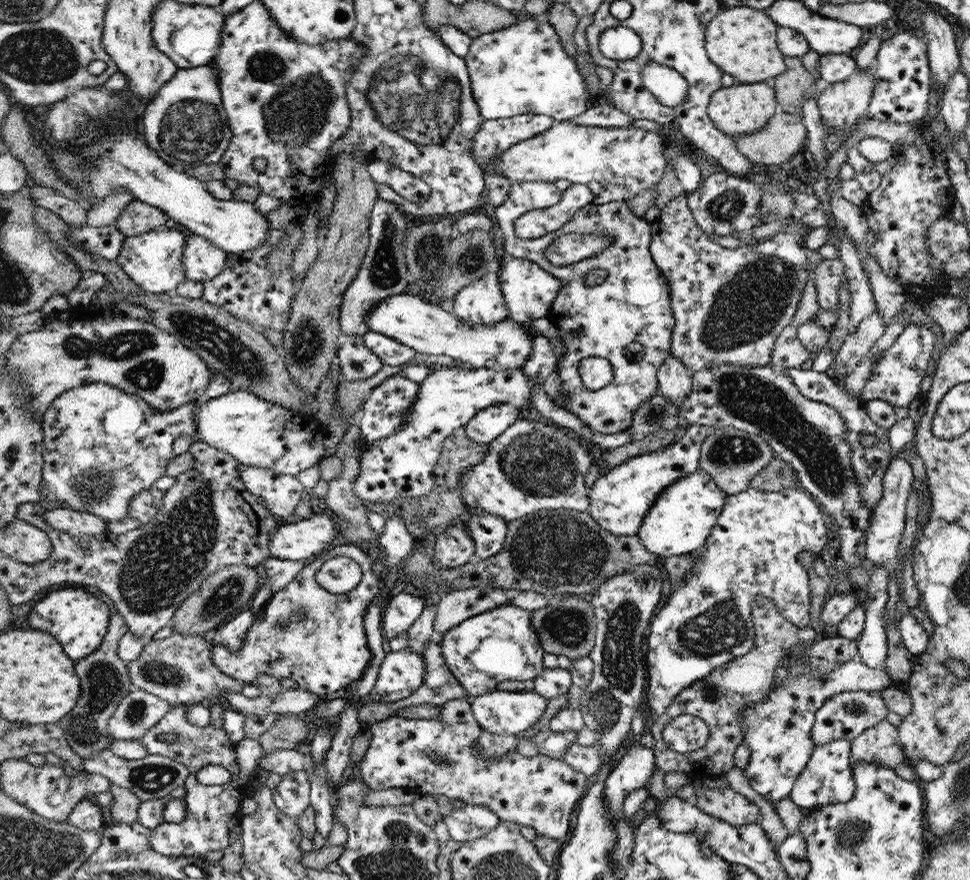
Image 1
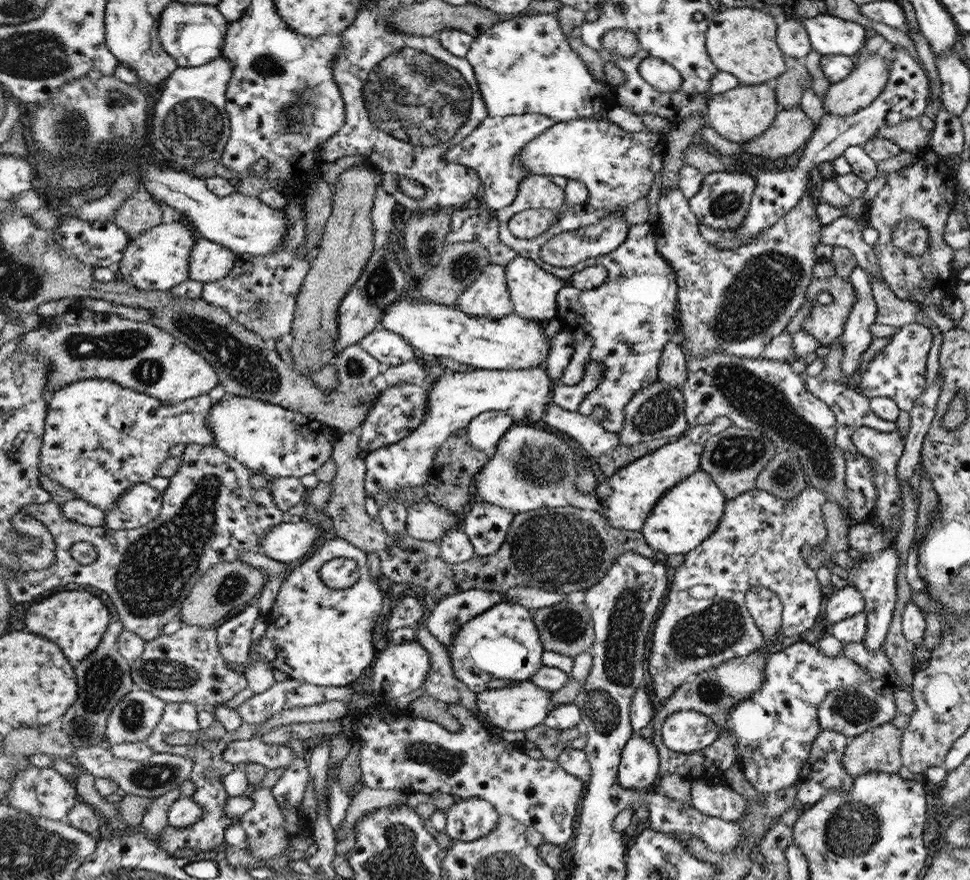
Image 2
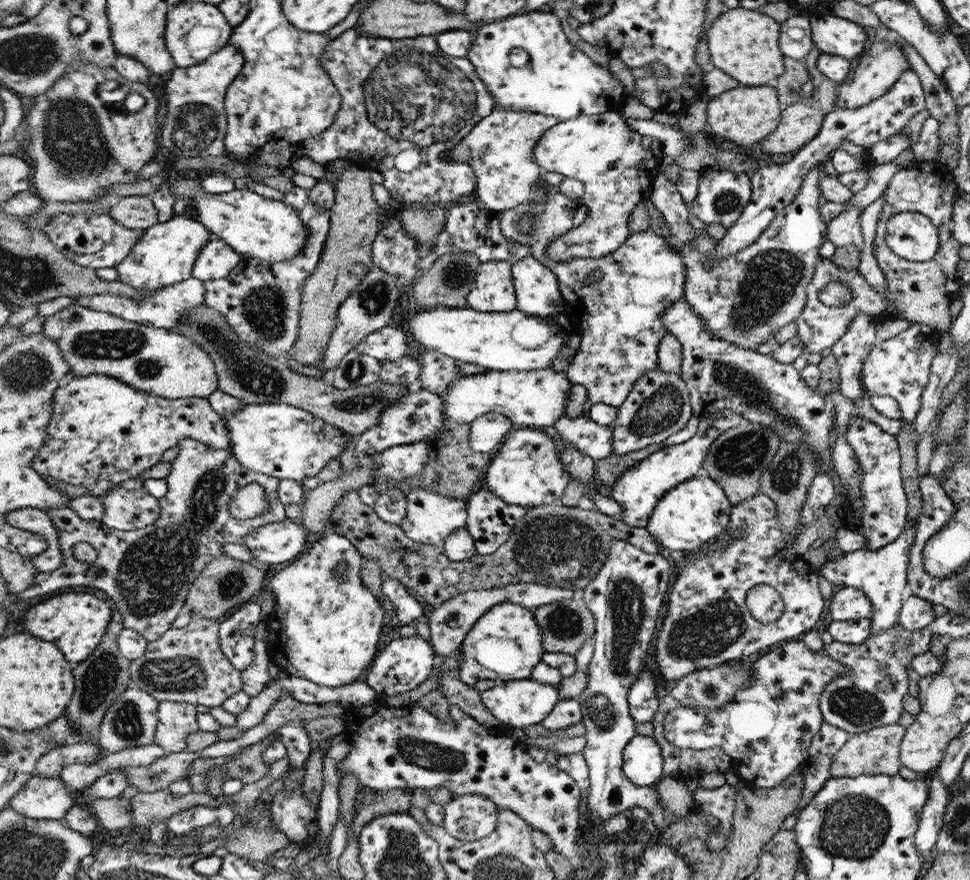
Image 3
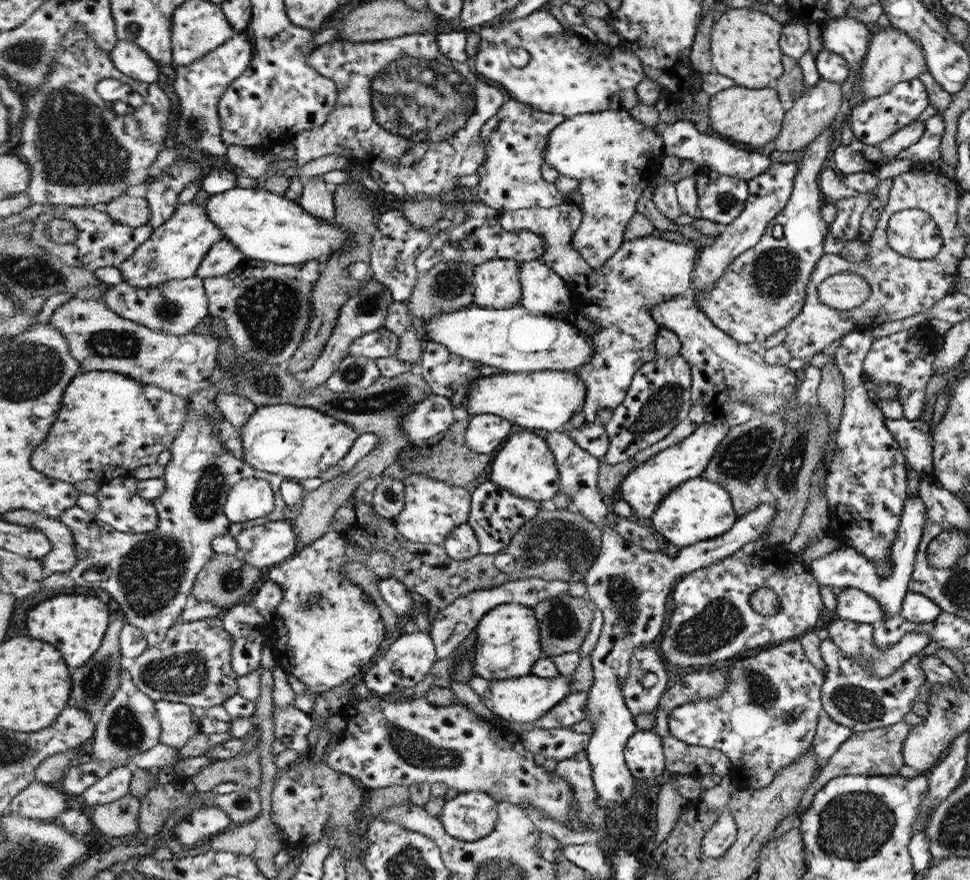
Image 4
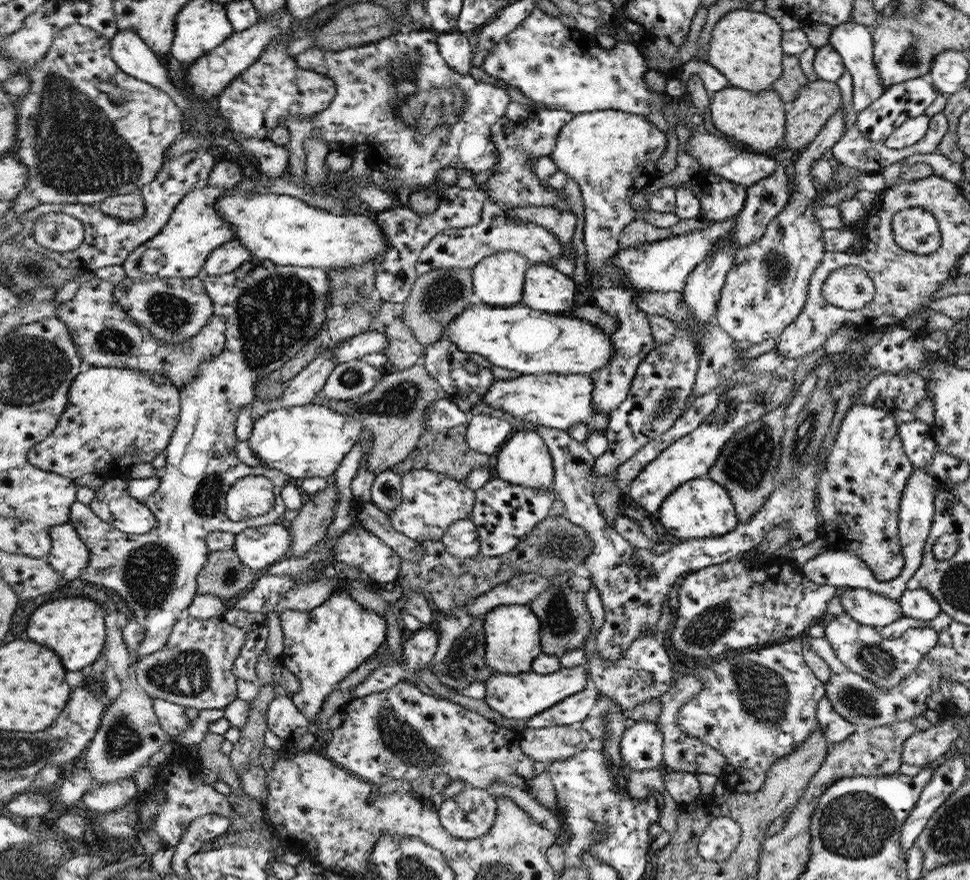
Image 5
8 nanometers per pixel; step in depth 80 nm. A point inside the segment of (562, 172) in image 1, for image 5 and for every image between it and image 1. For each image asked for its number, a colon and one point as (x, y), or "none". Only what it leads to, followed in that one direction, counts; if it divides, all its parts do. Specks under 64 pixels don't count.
2: (618, 166)
3: (617, 165)
4: (613, 157)
5: (607, 153)

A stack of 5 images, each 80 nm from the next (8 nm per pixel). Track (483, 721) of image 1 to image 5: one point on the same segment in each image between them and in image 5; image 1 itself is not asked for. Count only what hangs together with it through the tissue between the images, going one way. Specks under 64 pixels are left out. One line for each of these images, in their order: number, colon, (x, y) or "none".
2: (522, 705)
3: (518, 703)
4: (526, 699)
5: (521, 696)

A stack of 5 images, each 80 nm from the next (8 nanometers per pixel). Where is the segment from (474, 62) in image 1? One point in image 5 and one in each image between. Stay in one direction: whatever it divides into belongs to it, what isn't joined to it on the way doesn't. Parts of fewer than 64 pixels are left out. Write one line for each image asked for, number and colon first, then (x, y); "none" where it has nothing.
2: (524, 65)
3: (560, 81)
4: (565, 75)
5: (558, 68)

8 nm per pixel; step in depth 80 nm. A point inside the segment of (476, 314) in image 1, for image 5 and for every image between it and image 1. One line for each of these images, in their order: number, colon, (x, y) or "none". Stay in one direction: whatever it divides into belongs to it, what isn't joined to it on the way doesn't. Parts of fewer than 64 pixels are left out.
2: (488, 296)
3: (494, 290)
4: (497, 284)
5: (498, 280)

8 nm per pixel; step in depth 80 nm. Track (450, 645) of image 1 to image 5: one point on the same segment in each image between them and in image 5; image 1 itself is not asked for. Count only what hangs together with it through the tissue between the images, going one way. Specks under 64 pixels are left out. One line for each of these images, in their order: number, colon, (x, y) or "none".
2: (503, 642)
3: (505, 644)
4: (508, 645)
5: (512, 631)

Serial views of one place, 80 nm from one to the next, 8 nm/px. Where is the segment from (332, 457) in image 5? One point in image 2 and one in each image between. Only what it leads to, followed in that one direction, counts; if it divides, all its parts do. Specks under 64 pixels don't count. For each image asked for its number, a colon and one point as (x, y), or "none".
2: (267, 438)
3: (279, 440)
4: (296, 442)

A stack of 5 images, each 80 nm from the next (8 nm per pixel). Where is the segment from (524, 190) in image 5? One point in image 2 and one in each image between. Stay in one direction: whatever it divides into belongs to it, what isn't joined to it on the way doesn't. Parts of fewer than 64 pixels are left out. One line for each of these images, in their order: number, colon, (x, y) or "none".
2: (491, 148)
3: (500, 148)
4: (516, 138)

